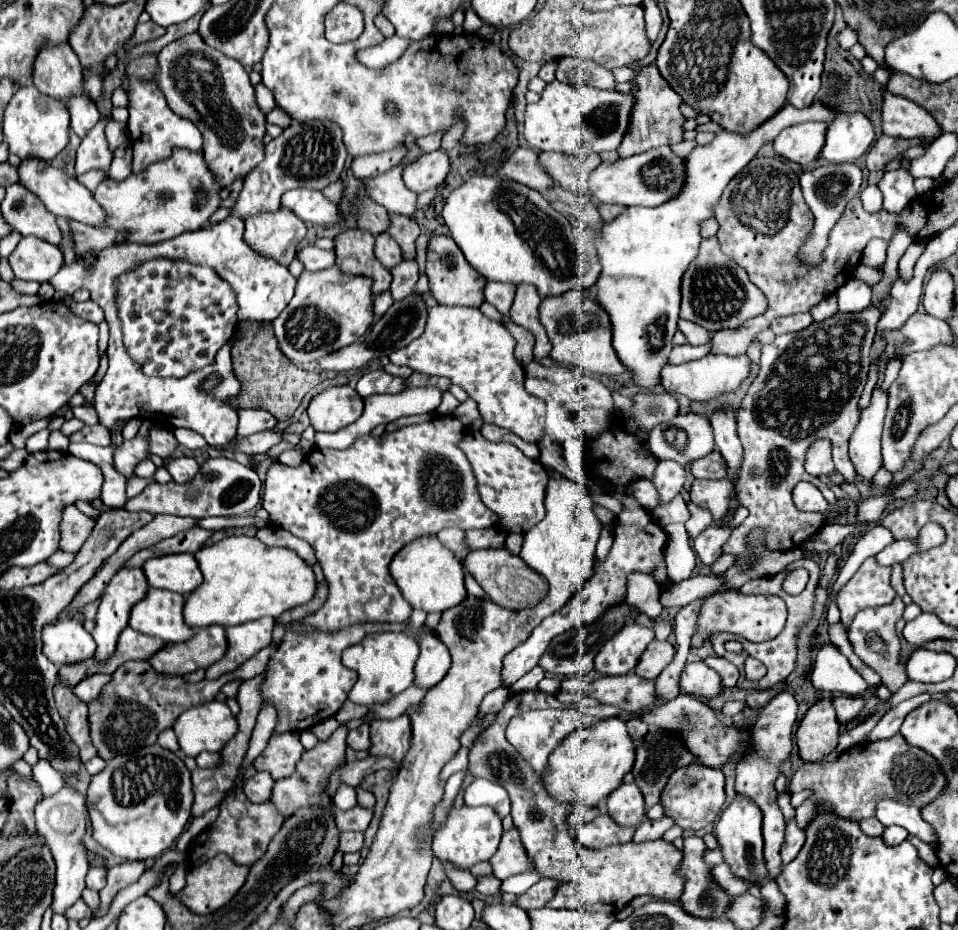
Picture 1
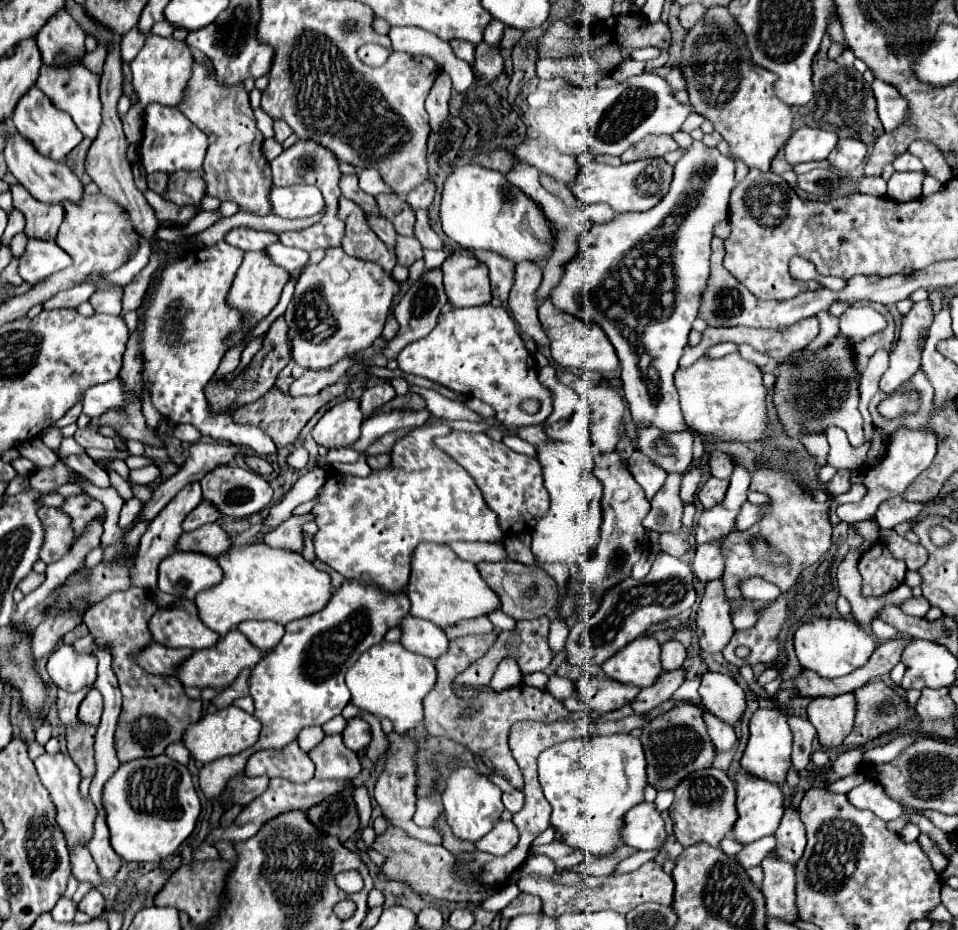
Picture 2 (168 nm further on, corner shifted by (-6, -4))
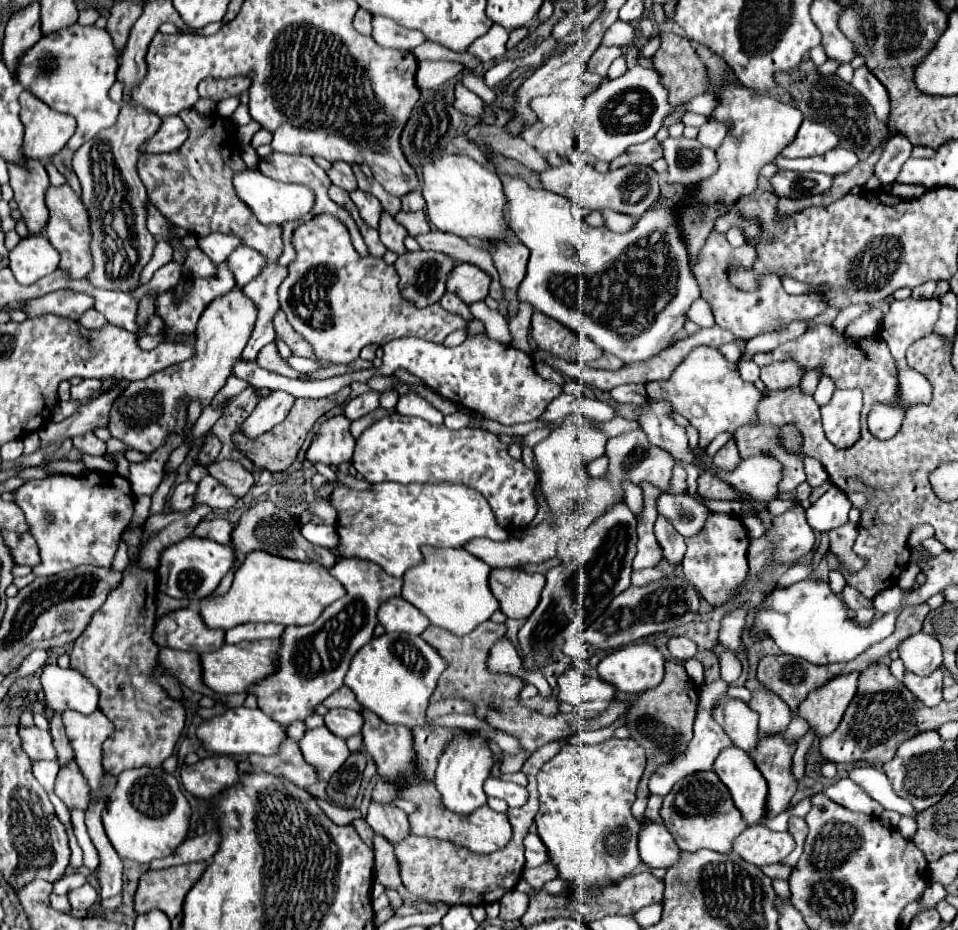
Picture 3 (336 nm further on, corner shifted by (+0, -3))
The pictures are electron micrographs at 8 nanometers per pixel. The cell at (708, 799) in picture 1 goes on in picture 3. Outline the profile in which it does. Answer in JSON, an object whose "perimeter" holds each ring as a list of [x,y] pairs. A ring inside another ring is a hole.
{"perimeter":[[[697,771],[675,783],[673,791],[663,799],[661,817],[681,851],[711,849],[727,853],[731,851],[733,839],[747,829],[739,809],[733,805],[731,793],[717,779],[715,771]]]}

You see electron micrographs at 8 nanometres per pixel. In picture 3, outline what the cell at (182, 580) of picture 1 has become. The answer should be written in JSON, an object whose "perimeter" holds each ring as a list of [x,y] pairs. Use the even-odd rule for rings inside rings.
{"perimeter":[[[187,537],[161,553],[161,563],[157,569],[159,575],[159,589],[175,599],[201,599],[211,595],[225,573],[231,569],[235,553],[231,547],[219,545],[211,539]]]}

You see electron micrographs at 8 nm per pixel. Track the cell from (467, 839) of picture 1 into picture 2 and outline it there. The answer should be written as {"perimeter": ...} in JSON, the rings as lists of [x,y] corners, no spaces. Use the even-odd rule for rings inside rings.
{"perimeter":[[[469,766],[455,770],[447,778],[447,786],[445,786],[445,792],[441,794],[441,800],[443,800],[447,824],[451,826],[453,834],[463,840],[469,840],[469,842],[475,842],[481,836],[485,836],[503,812],[501,790],[485,774],[481,774]]]}

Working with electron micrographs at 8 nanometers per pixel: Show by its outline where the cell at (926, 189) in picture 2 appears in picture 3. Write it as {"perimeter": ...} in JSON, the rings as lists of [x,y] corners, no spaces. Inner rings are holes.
{"perimeter":[[[896,181],[892,185],[891,194],[901,197],[901,199],[919,198],[927,191],[925,187],[920,185],[901,184]]]}

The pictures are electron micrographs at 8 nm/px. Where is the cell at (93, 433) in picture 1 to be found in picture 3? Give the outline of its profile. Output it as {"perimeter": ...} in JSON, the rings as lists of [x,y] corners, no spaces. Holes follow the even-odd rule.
{"perimeter":[[[85,433],[85,435],[75,437],[73,445],[87,455],[105,455],[105,451],[107,451],[105,441],[101,441],[95,433]]]}

